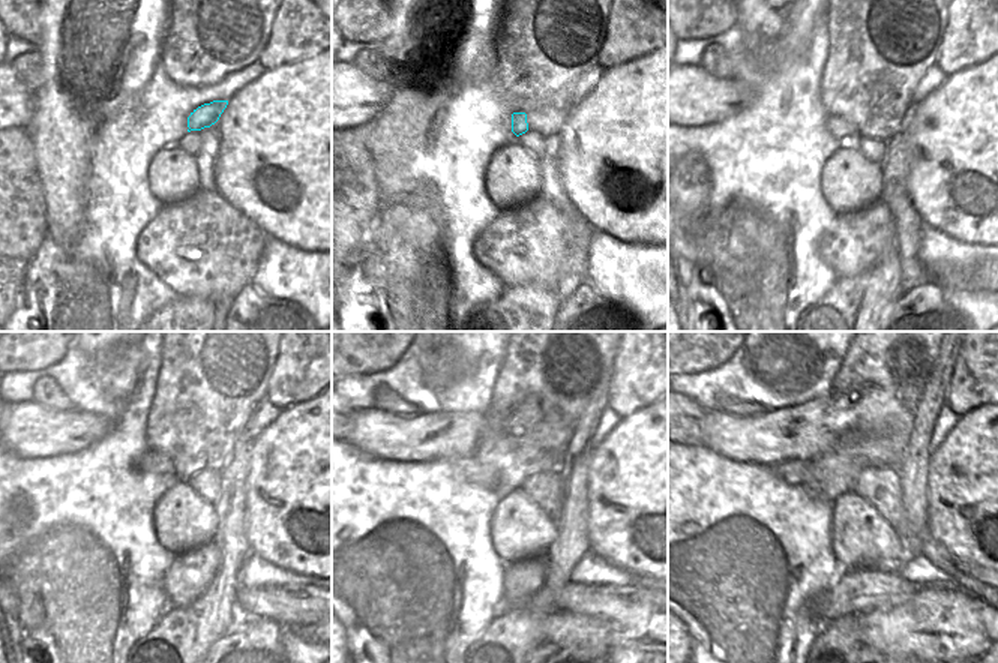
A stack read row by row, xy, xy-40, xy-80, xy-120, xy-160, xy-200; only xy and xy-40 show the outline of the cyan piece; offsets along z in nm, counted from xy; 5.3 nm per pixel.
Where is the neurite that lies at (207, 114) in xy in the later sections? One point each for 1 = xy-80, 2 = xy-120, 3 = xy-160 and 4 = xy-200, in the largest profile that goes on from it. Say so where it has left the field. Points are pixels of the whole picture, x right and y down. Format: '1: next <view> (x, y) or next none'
1: next xy-80 (844, 131)
2: next xy-120 (156, 464)
3: next xy-160 (468, 468)
4: next xy-200 (799, 473)

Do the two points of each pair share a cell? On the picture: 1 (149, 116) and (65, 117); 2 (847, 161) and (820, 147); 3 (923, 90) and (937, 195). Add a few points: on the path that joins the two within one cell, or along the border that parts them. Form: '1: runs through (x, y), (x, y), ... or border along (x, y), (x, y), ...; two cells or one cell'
1: border along (149, 83), (132, 110), (134, 123), (105, 131); two cells
2: border along (842, 146), (827, 159), (821, 171), (820, 186); two cells
3: border along (947, 77), (917, 104); two cells

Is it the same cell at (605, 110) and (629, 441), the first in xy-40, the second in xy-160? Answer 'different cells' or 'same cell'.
same cell

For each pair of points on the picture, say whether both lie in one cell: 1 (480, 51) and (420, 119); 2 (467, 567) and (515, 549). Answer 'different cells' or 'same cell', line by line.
1: same cell
2: different cells

